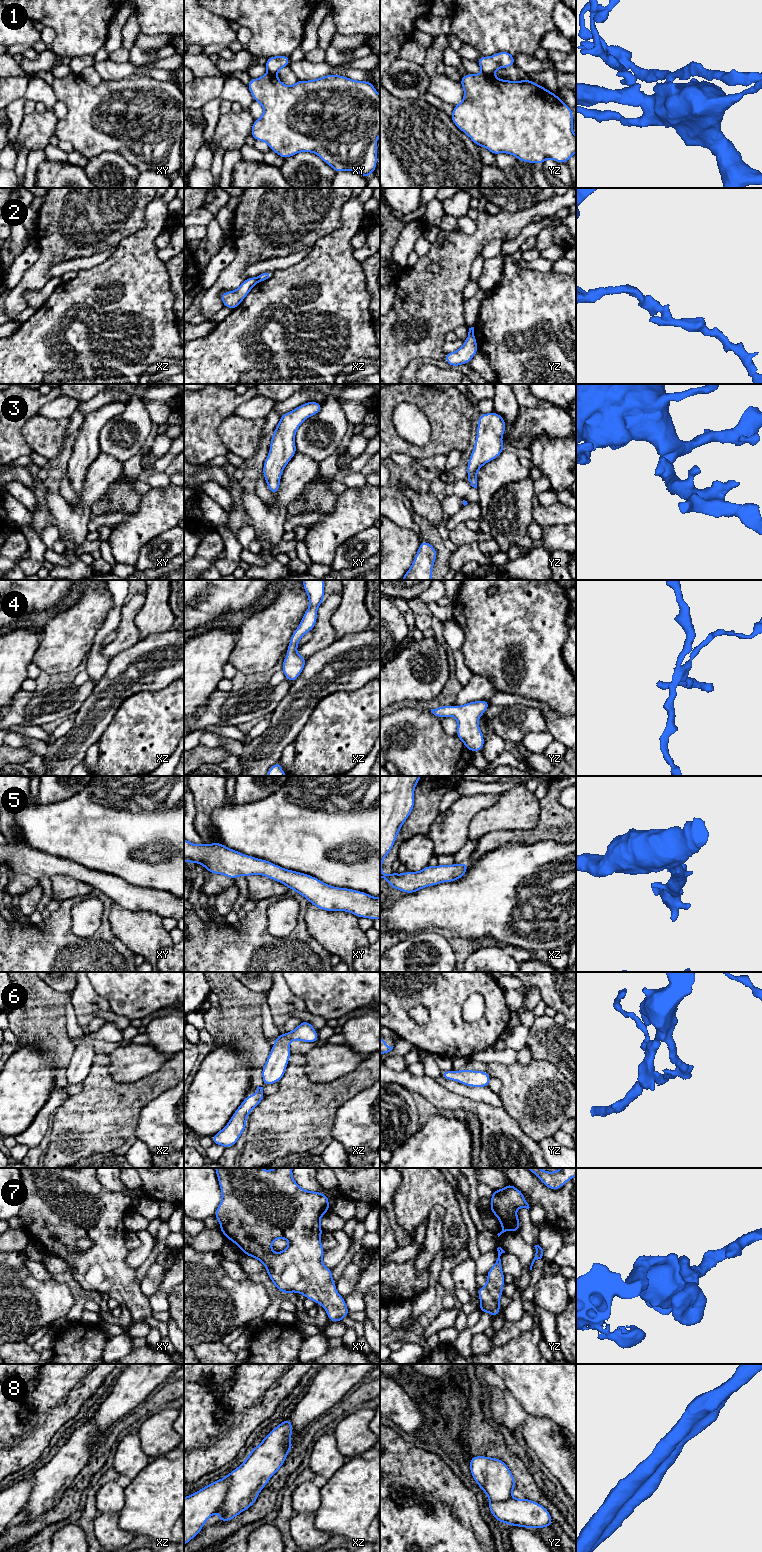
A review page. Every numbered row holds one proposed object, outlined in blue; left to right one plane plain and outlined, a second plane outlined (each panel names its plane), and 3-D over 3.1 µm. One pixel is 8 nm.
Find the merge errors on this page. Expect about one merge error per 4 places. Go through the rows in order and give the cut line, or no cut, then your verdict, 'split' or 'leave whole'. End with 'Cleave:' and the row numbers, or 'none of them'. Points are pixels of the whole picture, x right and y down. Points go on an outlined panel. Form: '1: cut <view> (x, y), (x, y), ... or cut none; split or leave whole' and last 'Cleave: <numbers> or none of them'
1: cut yz (483, 72), (492, 74); split
2: cut xz (257, 277), (258, 281); split
3: cut none; leave whole
4: cut none; leave whole
5: cut none; leave whole
6: cut none; leave whole
7: cut none; leave whole
8: cut xz (227, 1476), (225, 1499), (215, 1511); split
Cleave: 1, 2, 8

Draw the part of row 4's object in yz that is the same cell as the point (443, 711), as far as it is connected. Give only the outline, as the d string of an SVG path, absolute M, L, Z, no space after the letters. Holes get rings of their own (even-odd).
M479 700L458 707L440 706L431 709L431 712L439 718L454 716L458 723L456 736L461 739L465 748L474 752L482 751L484 748L484 736L479 728L478 720L490 705L489 701Z

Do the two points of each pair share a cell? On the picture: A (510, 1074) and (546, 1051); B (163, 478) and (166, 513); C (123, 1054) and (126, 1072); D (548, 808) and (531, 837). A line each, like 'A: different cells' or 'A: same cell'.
A: different cells
B: different cells
C: same cell
D: same cell

